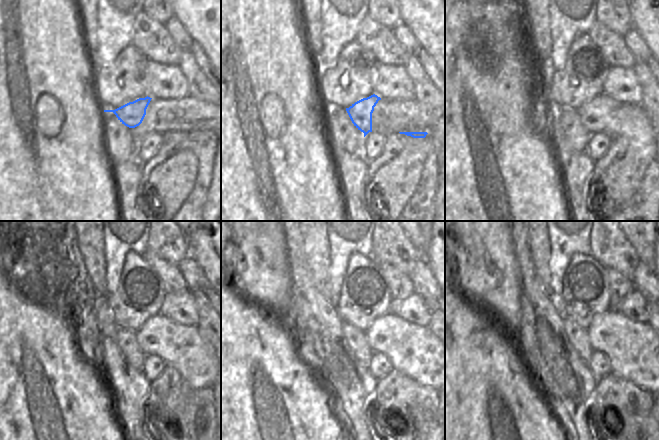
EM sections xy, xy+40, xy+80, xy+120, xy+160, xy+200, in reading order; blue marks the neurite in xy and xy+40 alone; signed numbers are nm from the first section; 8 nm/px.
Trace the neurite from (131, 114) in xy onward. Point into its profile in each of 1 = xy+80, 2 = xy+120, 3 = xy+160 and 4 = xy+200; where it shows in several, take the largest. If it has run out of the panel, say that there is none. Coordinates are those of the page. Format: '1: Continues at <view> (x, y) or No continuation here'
1: Continues at xy+80 (603, 113)
2: Continues at xy+120 (182, 347)
3: Continues at xy+160 (412, 349)
4: Continues at xy+200 (636, 353)

